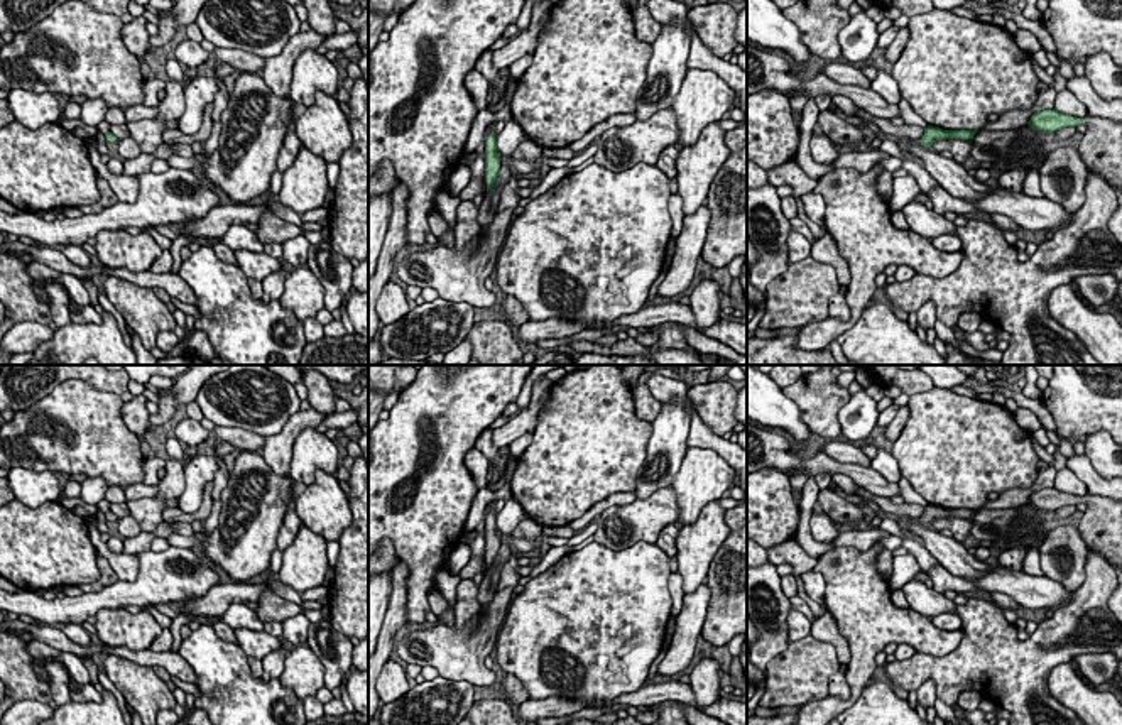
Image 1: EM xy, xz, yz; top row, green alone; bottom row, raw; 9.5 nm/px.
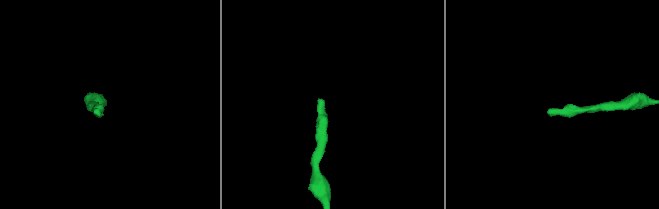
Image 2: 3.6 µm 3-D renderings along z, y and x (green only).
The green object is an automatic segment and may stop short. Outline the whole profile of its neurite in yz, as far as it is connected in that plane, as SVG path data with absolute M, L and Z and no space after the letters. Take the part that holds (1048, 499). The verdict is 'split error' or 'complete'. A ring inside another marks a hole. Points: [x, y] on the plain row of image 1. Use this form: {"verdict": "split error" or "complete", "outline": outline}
{"verdict": "split error", "outline": "M1053 487L1034 492L1027 504L1036 510L1054 512L1081 502L1087 510L1080 519L1078 532L1085 544L1110 564L1122 564L1122 502L1090 493L1076 497Z"}

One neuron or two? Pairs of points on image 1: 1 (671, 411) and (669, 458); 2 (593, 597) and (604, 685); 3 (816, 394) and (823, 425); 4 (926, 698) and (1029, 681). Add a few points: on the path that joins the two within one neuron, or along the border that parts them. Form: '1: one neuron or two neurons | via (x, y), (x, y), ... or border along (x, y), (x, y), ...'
1: one neuron | via (671, 423), (669, 446)
2: one neuron | via (597, 619), (602, 663)
3: one neuron | via (820, 401), (822, 418)
4: two neurons | border along (936, 683), (928, 680), (916, 690)

